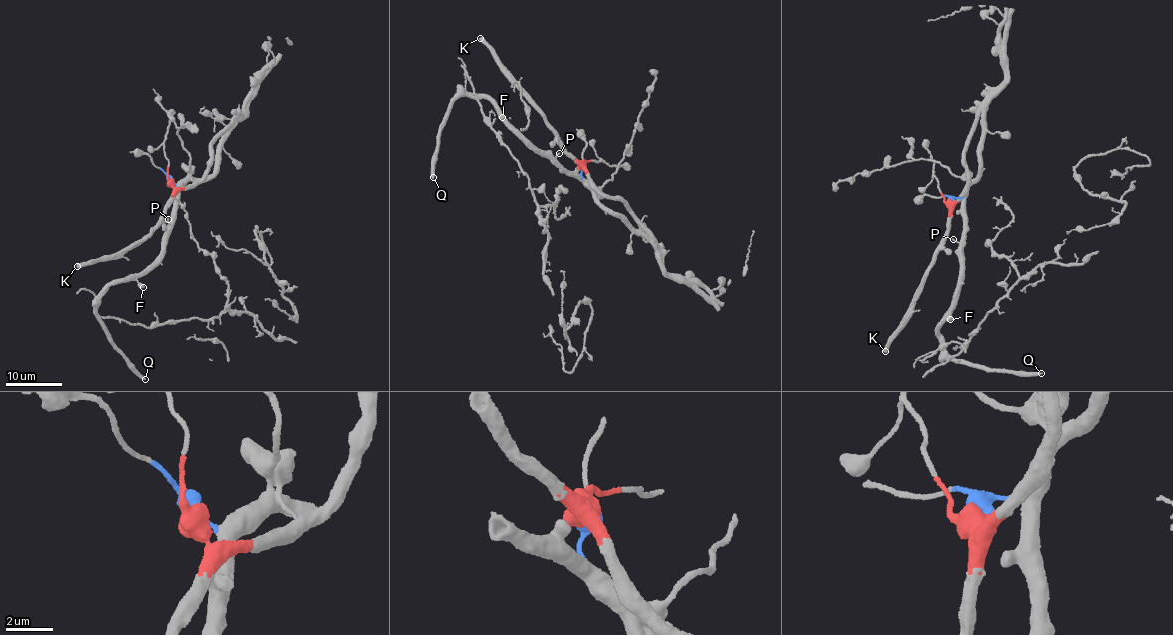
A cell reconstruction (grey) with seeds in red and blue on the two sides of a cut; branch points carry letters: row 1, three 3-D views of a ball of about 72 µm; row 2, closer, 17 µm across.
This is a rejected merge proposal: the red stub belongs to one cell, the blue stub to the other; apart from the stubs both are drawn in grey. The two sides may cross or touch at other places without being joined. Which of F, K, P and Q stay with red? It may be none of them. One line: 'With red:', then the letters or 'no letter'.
With red: K

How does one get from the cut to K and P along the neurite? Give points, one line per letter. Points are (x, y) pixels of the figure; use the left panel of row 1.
K: (170, 181), (172, 202), (161, 223), (148, 235), (112, 254), (77, 266)
P: (170, 181), (176, 186), (176, 204), (174, 221), (170, 225), (168, 218)

